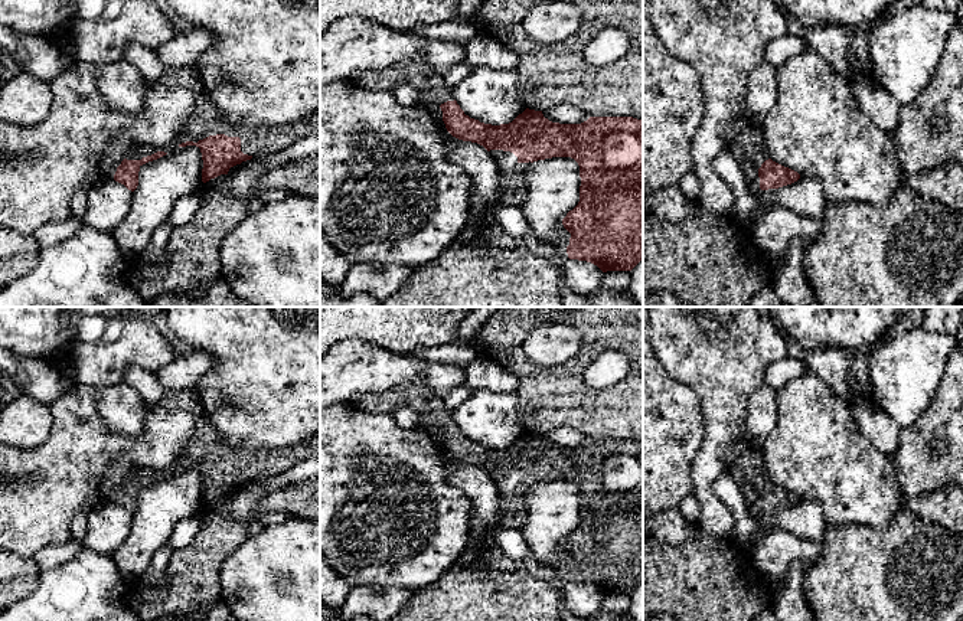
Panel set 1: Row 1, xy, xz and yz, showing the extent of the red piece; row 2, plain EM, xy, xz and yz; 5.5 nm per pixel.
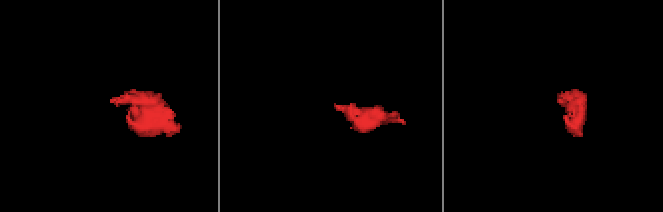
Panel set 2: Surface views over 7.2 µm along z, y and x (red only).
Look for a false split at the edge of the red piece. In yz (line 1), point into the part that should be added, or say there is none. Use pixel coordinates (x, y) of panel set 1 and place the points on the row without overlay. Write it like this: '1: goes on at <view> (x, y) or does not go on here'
1: goes on at yz (748, 471)

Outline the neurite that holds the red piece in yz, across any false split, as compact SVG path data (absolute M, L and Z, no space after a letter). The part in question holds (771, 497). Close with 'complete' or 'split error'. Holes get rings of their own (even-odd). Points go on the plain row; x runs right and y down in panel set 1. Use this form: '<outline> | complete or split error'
M760 445L750 447L732 465L729 474L742 487L753 487L755 499L748 506L753 516L778 511L800 501L800 497L789 490L773 484L764 467Z | split error

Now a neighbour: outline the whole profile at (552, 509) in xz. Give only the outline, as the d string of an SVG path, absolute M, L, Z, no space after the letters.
M571 480L533 484L526 493L526 522L520 530L539 566L569 563L562 542L580 524L580 488Z

